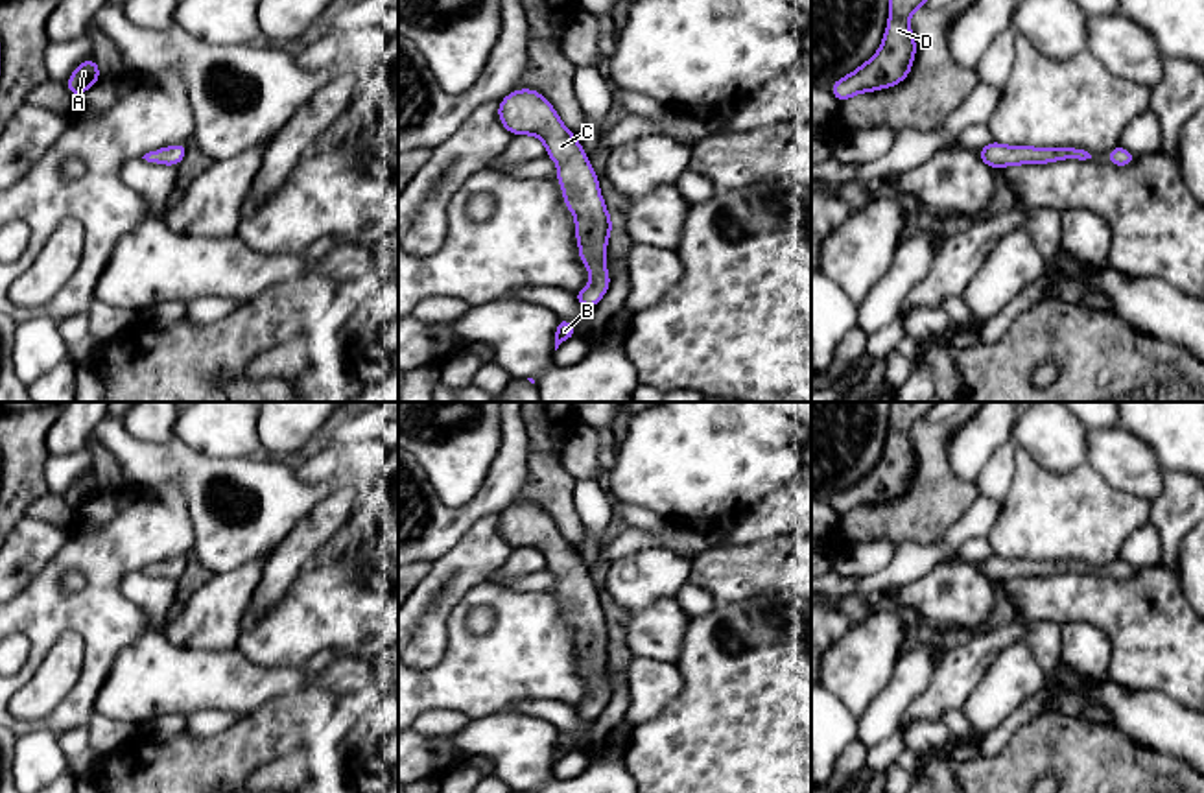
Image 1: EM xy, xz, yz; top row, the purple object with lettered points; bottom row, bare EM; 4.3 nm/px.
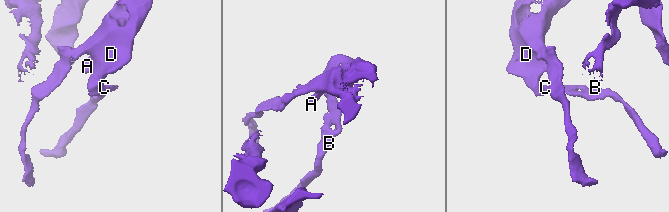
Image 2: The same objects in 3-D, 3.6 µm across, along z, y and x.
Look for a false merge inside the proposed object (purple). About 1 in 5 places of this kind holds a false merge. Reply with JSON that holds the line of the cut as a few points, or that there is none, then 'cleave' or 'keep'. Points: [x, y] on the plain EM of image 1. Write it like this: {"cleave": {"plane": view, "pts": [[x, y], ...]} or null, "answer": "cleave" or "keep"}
{"cleave": null, "answer": "keep"}

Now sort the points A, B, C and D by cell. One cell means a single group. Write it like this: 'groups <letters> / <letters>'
groups A B C D

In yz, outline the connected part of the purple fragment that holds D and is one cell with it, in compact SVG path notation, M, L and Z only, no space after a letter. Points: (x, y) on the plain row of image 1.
M889 402L889 437L879 463L852 487L837 492L830 503L837 515L861 505L881 503L902 496L916 467L909 430L924 419L937 402Z

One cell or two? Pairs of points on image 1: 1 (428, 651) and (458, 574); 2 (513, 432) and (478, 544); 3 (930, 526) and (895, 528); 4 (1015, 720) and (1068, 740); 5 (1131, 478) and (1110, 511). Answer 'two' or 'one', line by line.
1: one
2: two
3: one
4: two
5: two

